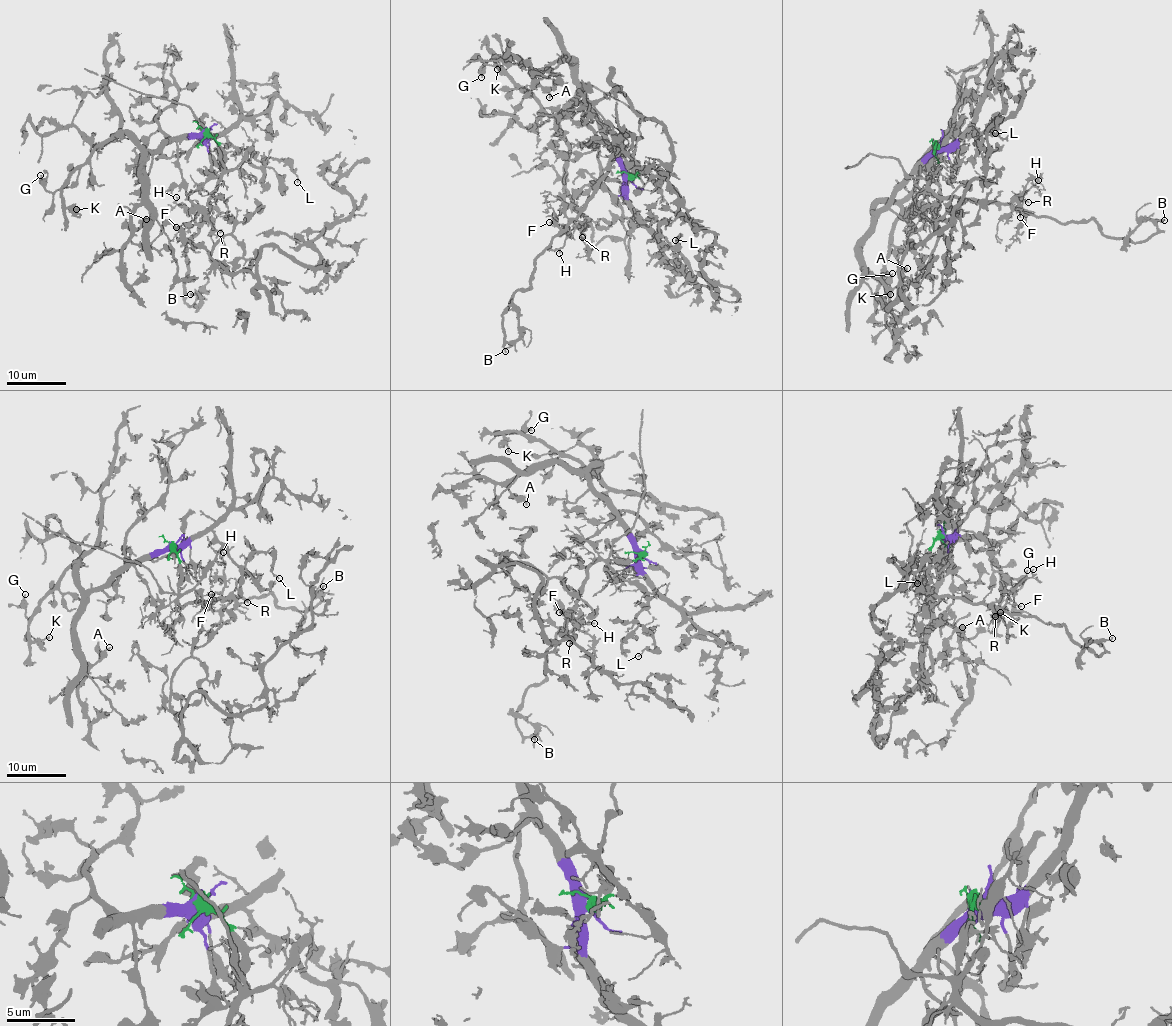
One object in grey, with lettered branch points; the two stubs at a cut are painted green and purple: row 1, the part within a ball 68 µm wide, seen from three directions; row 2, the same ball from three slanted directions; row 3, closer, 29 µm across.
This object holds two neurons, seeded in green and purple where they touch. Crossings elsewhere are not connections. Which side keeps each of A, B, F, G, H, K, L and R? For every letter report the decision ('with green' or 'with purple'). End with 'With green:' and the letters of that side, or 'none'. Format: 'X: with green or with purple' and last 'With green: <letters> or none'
A: with purple
B: with green
F: with green
G: with purple
H: with green
K: with purple
L: with purple
R: with green
With green: B, F, H, R

